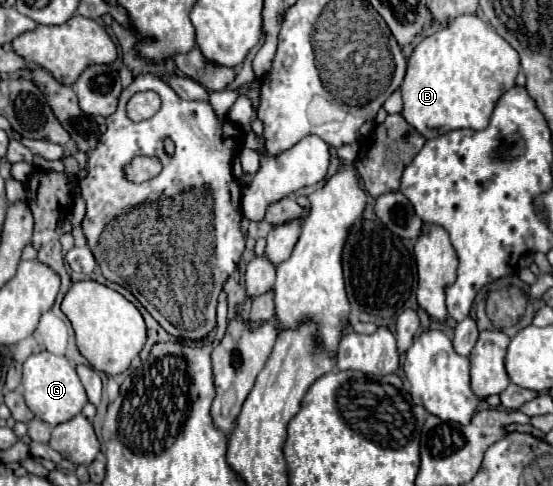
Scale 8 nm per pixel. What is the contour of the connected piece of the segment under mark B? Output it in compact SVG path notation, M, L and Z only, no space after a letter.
M461 16L447 28L427 36L411 54L401 84L401 116L425 138L437 138L449 130L483 130L499 96L515 86L519 72L517 52L481 18Z

